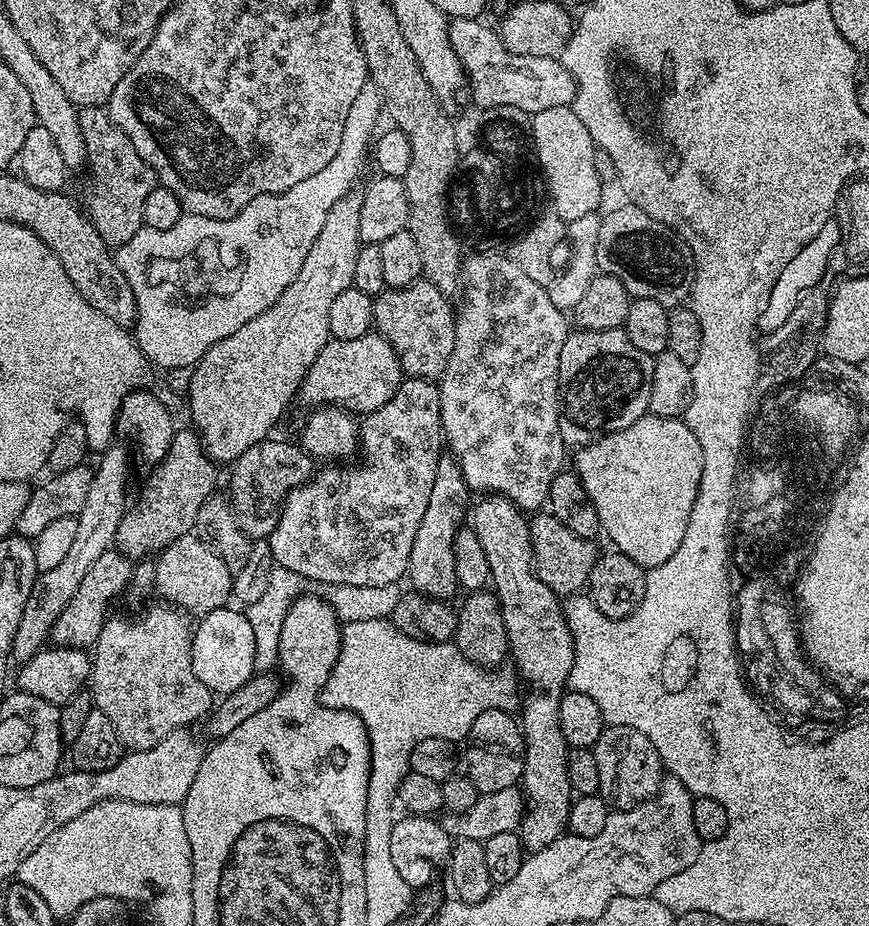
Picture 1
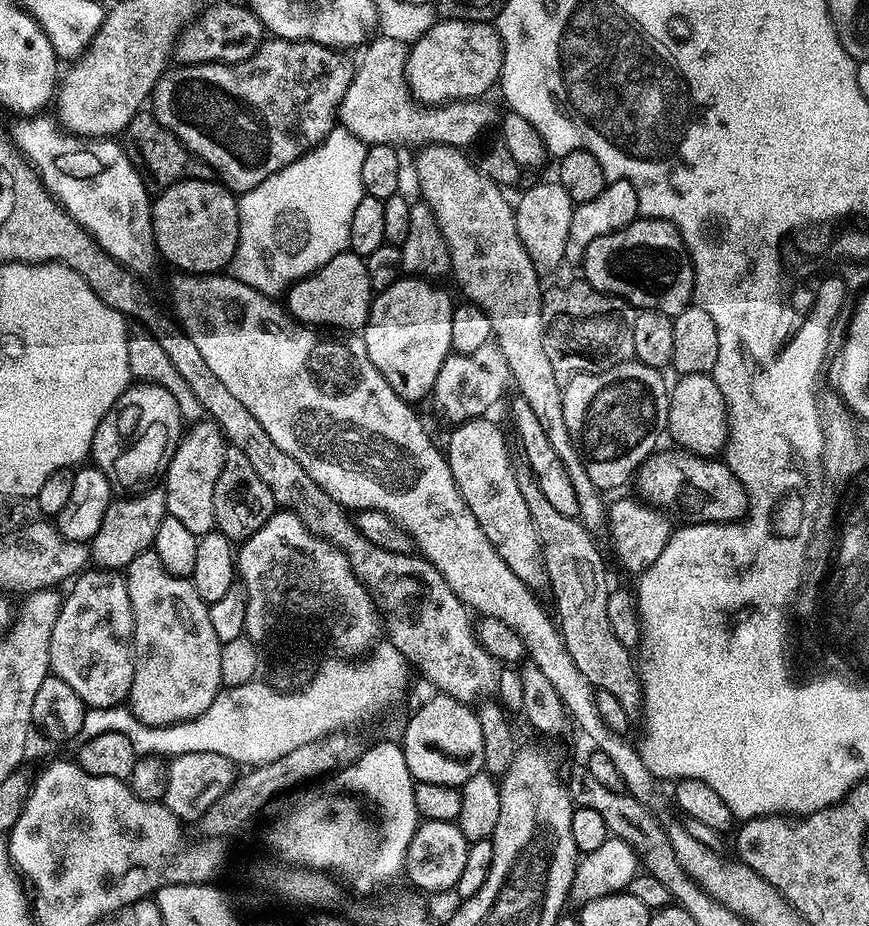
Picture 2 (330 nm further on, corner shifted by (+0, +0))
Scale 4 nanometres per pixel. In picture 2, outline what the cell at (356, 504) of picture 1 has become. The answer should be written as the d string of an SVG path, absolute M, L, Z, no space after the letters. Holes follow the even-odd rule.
M495 342L483 344L470 356L450 354L446 362L442 362L442 370L438 370L438 378L432 387L430 404L436 407L436 412L444 420L449 420L449 425L465 424L468 420L478 420L489 415L488 412L504 396L504 391L510 388L510 377L508 375L508 363L500 347Z

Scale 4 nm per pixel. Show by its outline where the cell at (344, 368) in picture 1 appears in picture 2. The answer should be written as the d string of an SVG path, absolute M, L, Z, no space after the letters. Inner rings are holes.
M422 278L396 280L394 286L373 295L372 311L362 329L368 360L394 386L394 394L409 402L431 397L438 370L452 352L450 318L454 300L436 287L440 286Z

